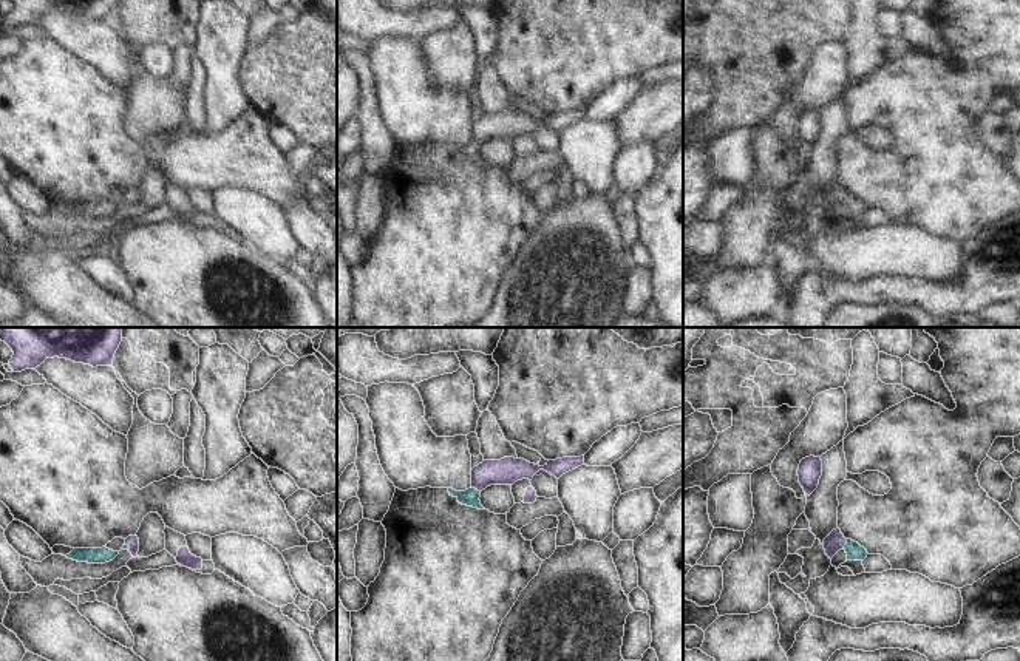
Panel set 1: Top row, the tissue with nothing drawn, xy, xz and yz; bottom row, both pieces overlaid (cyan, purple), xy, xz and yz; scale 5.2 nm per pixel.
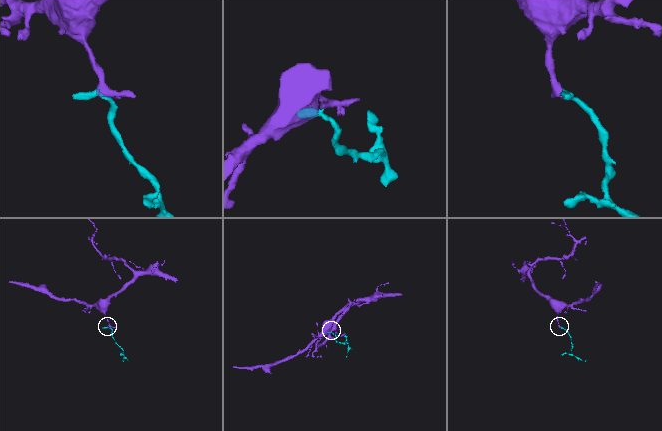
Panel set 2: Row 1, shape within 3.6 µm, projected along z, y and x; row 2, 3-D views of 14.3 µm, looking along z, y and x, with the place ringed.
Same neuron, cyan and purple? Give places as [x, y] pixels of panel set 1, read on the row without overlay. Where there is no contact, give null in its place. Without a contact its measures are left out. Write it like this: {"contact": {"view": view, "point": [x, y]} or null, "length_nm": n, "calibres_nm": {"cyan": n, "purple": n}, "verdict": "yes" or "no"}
{"contact": {"view": "yz", "point": [846, 198]}, "length_nm": 60, "calibres_nm": {"cyan": 90, "purple": 100}, "verdict": "yes"}

